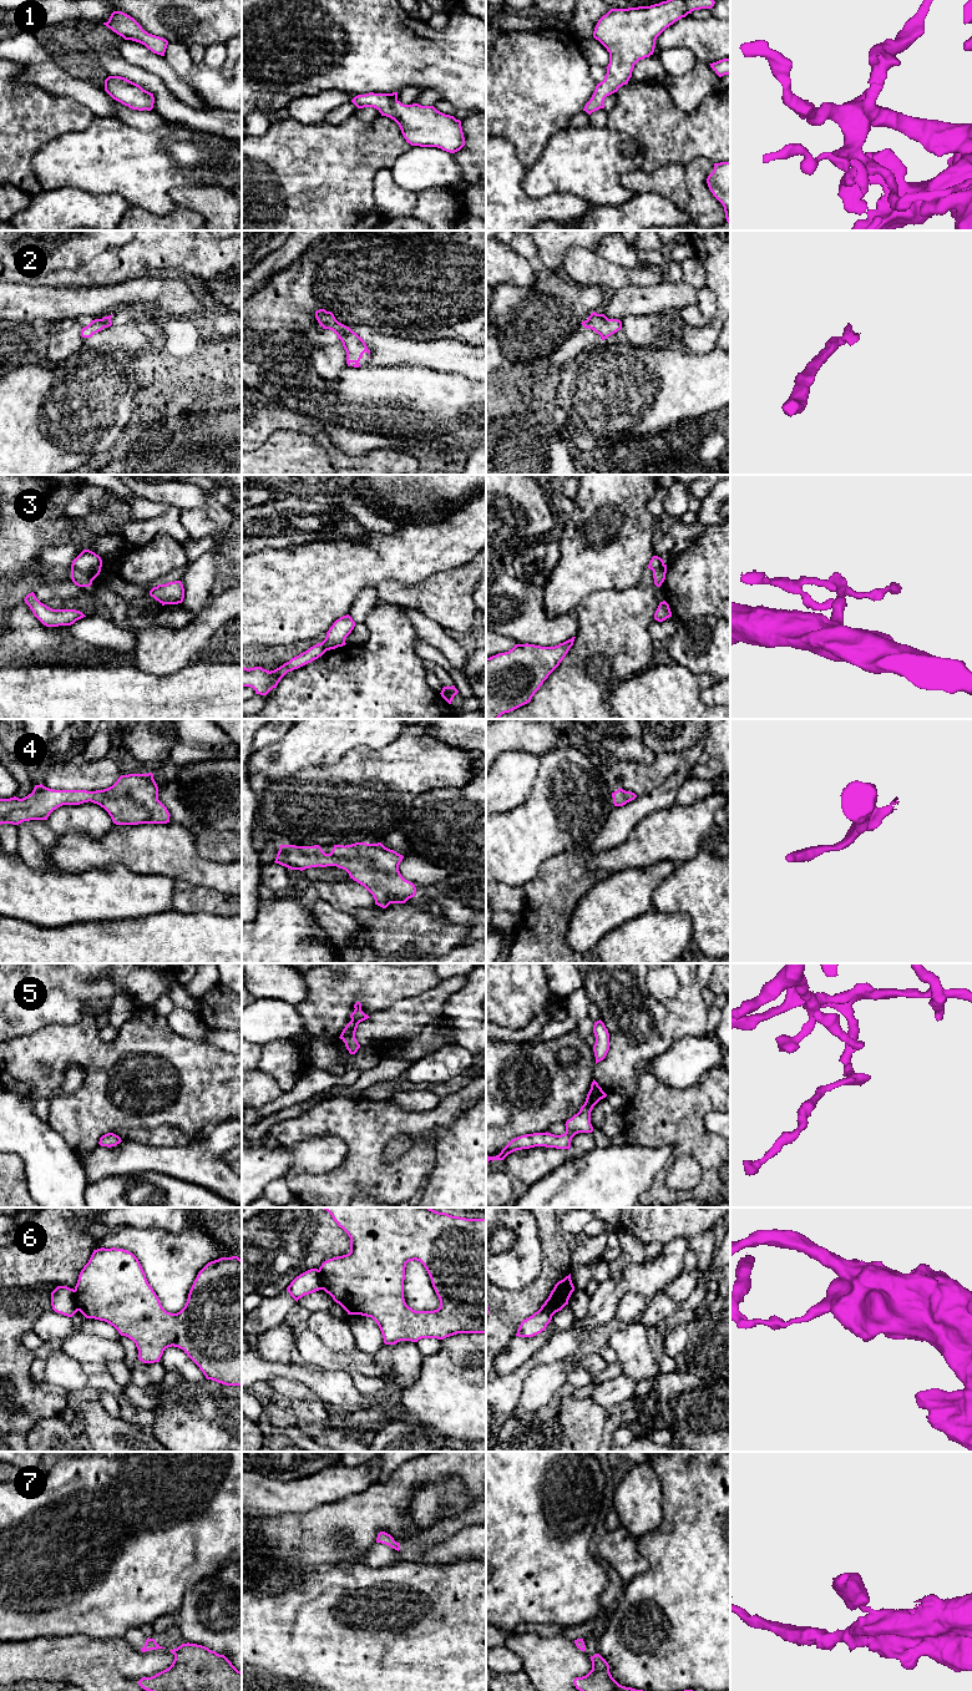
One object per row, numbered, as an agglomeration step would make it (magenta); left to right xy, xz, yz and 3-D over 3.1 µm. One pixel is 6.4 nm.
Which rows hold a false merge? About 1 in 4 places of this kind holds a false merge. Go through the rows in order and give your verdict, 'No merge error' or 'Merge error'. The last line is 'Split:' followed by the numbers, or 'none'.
1: No merge error
2: No merge error
3: Merge error
4: No merge error
5: No merge error
6: Merge error
7: No merge error
Split: 3, 6

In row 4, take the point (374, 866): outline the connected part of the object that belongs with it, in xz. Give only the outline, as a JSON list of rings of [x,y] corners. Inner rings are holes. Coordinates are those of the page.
[[[355,842],[334,845],[330,854],[325,854],[319,845],[280,845],[274,862],[300,871],[318,866],[343,869],[373,895],[375,905],[386,908],[390,903],[405,903],[416,893],[415,885],[399,871],[403,859],[381,842]]]

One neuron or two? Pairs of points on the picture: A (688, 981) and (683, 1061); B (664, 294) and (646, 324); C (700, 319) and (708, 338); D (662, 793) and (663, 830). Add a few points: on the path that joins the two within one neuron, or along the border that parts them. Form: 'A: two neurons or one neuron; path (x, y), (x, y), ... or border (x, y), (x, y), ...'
A: two neurons; border (705, 1034), (682, 1036), (659, 1053)
B: two neurons; border (678, 309), (627, 315), (623, 319)
C: two neurons; border (717, 299), (717, 312), (707, 324), (686, 327)
D: two neurons; border (676, 803), (648, 814), (637, 824)

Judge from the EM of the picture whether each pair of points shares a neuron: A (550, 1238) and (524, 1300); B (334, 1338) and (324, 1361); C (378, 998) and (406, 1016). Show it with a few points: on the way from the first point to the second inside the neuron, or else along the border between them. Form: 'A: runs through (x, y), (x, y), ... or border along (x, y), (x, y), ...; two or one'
A: runs through (551, 1254), (551, 1274), (540, 1286); one
B: border along (308, 1328), (335, 1351), (352, 1351), (355, 1348); two
C: border along (419, 996), (411, 996), (395, 1002), (370, 1018); two

